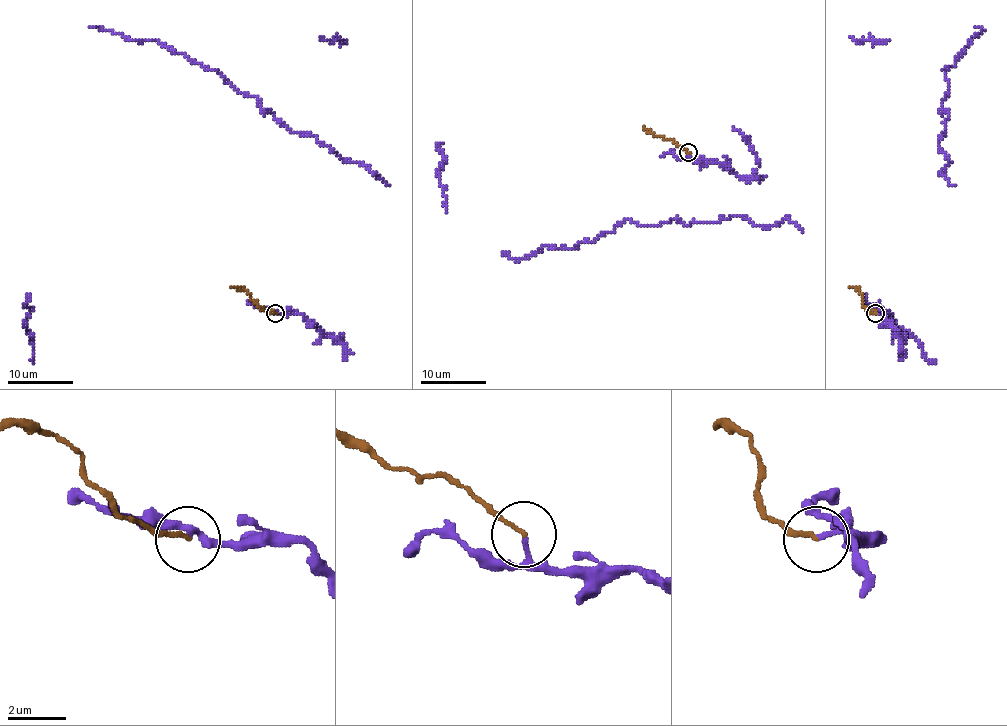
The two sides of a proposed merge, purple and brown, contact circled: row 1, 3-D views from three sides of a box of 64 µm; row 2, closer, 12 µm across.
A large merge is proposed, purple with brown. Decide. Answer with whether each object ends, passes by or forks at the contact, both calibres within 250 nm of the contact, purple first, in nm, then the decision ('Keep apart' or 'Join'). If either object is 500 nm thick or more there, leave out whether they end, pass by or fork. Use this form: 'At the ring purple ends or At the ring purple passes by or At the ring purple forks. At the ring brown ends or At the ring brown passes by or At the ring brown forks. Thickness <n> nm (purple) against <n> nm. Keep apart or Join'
At the ring purple ends. At the ring brown ends. Thickness 130 nm (purple) against 130 nm. Keep apart

